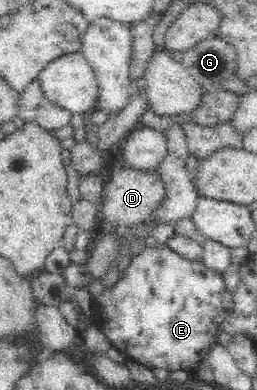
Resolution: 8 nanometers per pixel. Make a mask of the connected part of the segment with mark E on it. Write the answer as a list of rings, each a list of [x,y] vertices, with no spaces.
[[[141,245],[142,250],[132,257],[128,267],[120,272],[118,281],[92,300],[94,325],[106,335],[112,347],[124,354],[128,361],[148,369],[191,372],[198,363],[207,359],[210,348],[221,339],[214,332],[214,318],[221,313],[222,294],[226,290],[222,272],[203,263],[182,258],[168,245],[150,247]]]

